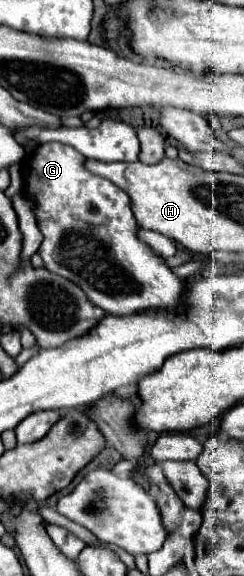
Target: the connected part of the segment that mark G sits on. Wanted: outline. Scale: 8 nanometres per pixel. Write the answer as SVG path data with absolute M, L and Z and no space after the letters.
M57 142L41 144L35 148L33 156L25 156L21 162L23 192L33 204L37 226L43 234L43 242L37 254L43 258L45 268L75 282L87 298L103 308L107 314L123 316L137 314L145 310L177 310L183 306L185 286L169 270L169 266L157 256L145 242L137 238L137 222L131 210L131 198L117 188L107 178L95 176L85 168L85 156L71 146Z

